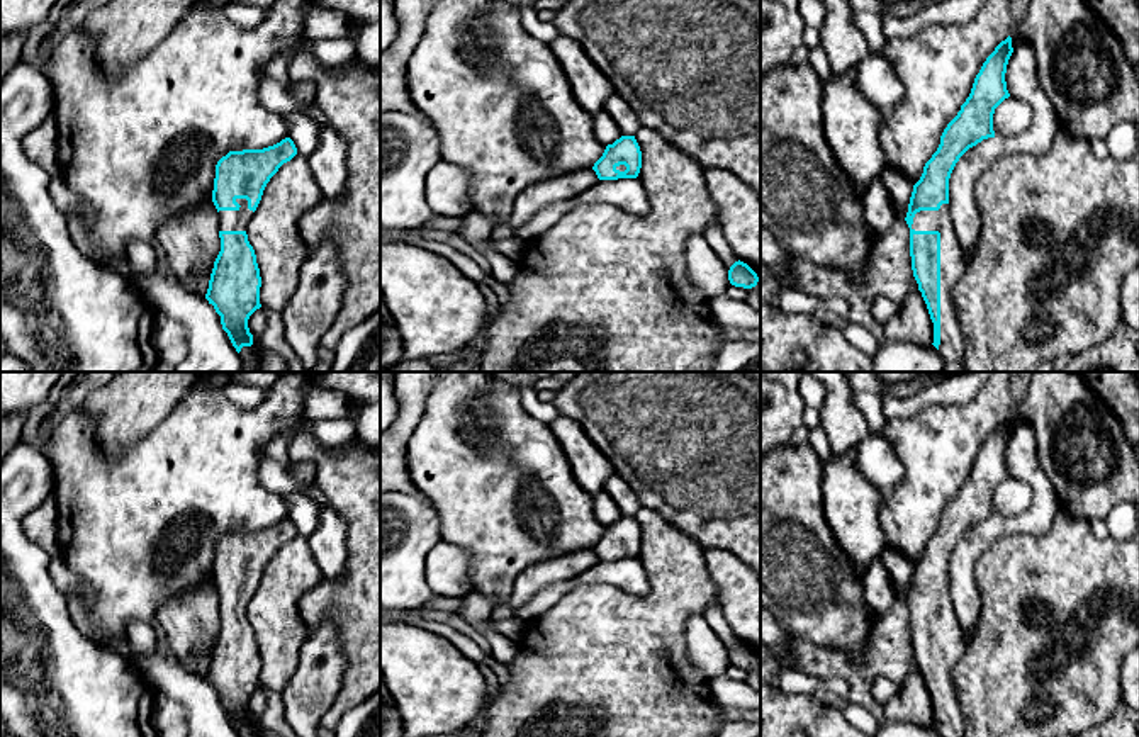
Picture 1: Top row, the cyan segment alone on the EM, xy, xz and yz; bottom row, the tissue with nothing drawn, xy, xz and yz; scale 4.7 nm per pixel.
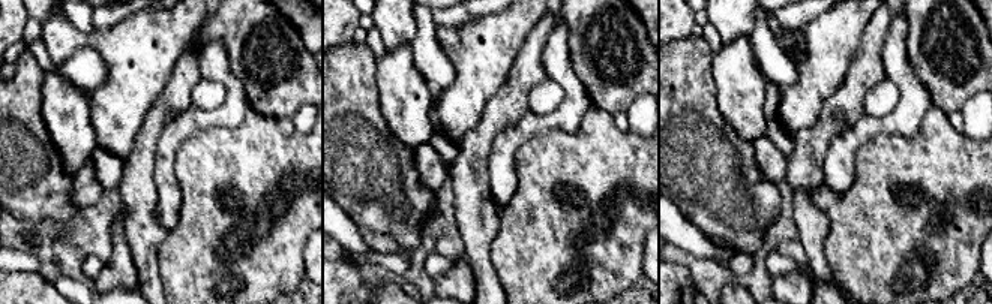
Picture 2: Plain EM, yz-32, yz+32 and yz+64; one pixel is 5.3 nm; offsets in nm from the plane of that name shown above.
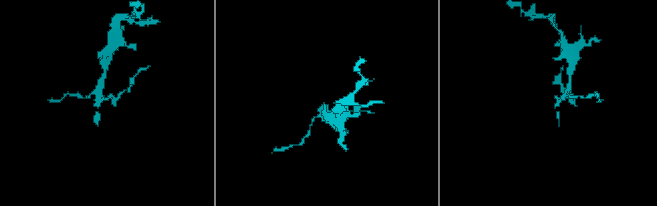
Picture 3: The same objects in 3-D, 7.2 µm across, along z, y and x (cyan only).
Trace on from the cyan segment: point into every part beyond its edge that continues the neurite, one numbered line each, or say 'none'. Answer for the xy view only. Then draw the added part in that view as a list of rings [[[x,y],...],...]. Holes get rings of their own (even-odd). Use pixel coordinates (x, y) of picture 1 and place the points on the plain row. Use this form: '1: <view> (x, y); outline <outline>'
1: xy (228, 600); outline [[[236,579],[241,586],[238,591],[219,591],[219,611],[246,611],[253,598],[246,579]]]

